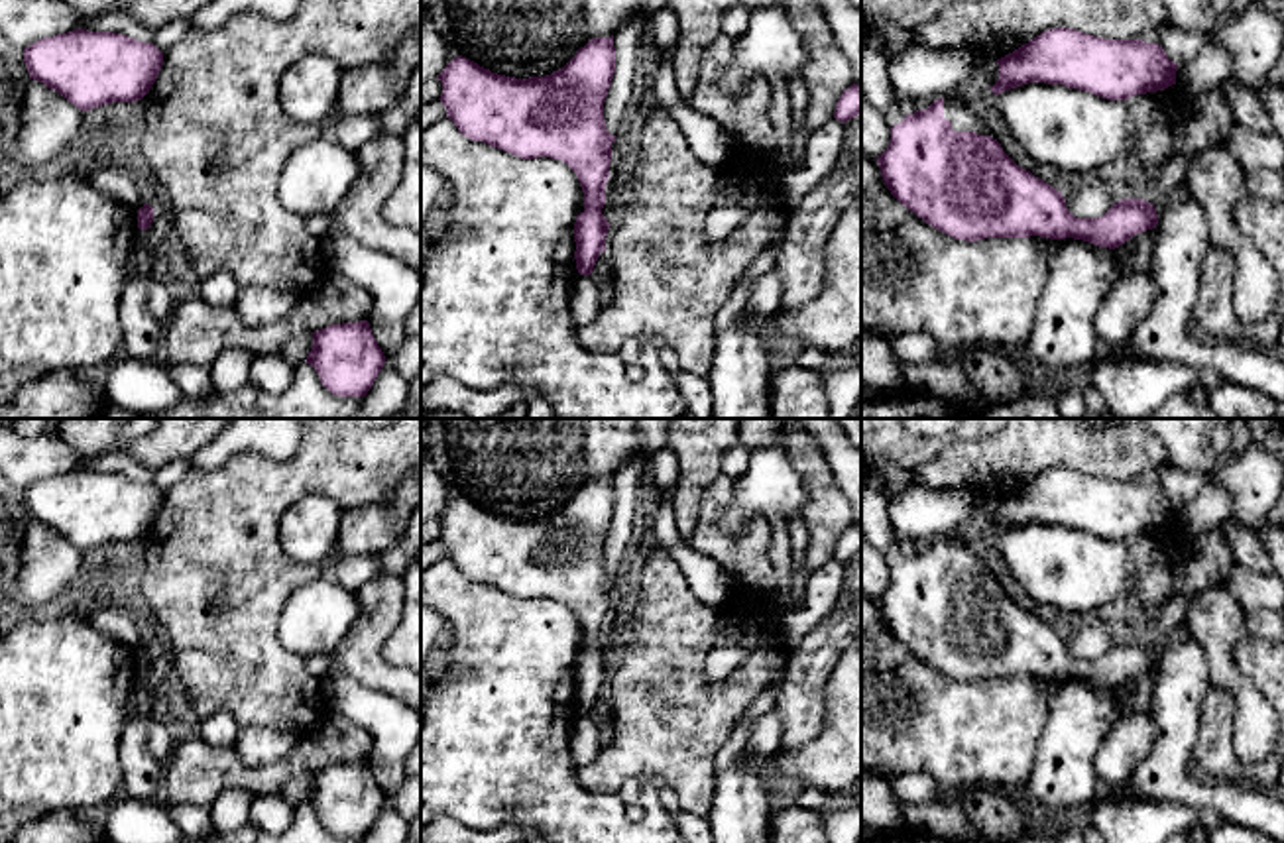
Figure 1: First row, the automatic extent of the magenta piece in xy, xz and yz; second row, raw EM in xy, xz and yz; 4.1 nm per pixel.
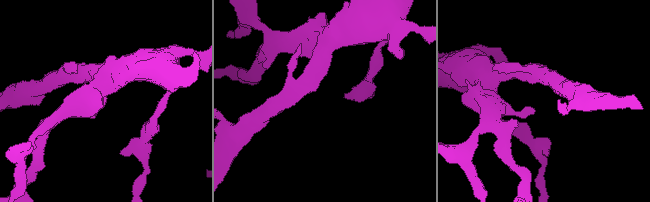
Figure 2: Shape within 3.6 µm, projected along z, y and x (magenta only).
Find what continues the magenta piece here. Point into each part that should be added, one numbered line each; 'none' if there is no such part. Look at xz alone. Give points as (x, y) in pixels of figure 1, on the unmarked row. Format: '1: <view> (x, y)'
none

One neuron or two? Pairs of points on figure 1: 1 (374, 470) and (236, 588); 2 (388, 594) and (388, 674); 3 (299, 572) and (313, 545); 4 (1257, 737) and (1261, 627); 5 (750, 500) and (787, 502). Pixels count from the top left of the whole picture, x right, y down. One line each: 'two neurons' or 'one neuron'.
1: one neuron
2: one neuron
3: two neurons
4: two neurons
5: one neuron

